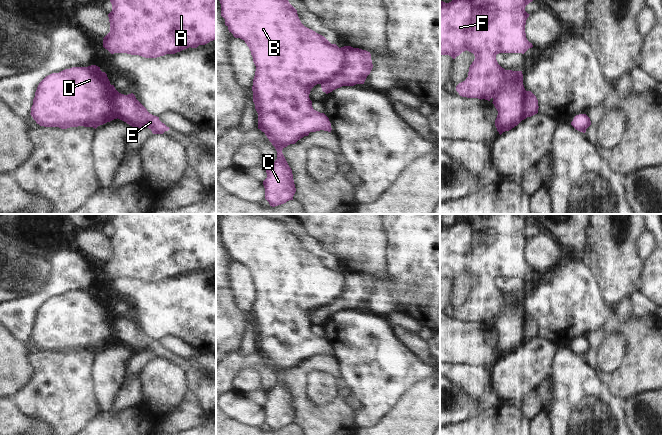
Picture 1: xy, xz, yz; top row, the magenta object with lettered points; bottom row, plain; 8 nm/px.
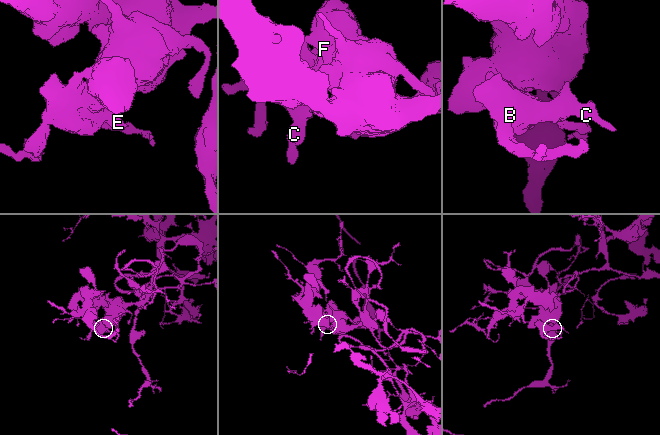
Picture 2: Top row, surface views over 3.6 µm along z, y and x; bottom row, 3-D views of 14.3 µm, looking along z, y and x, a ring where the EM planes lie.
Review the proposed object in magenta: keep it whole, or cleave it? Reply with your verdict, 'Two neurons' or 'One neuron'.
Two neurons.

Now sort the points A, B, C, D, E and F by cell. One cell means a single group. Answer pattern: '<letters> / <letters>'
A B C D F / E

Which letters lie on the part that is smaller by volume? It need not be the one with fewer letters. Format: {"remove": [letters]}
{"remove": ["E"]}

